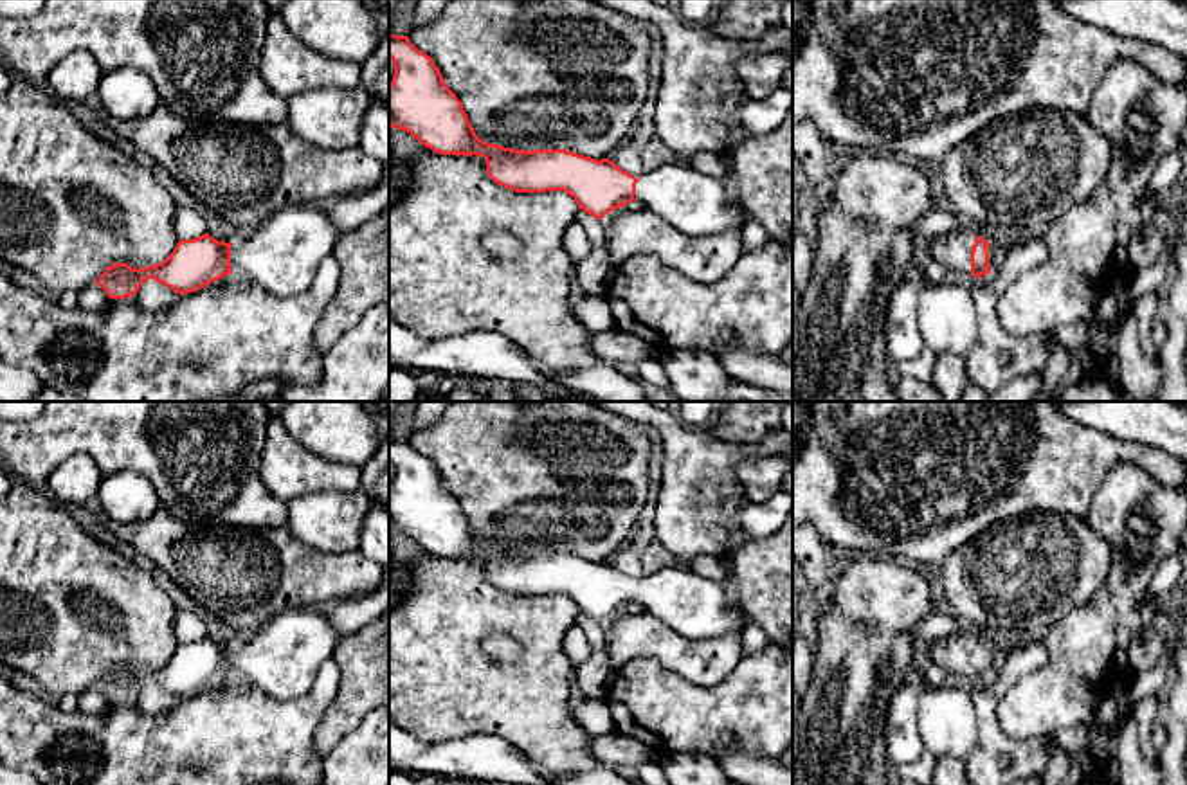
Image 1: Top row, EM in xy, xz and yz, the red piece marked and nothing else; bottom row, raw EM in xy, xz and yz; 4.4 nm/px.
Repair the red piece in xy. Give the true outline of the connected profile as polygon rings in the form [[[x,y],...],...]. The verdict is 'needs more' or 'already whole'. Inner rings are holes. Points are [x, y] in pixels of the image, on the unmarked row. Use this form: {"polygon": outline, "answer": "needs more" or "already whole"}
{"polygon": [[[290,609],[232,646],[207,636],[180,643],[162,666],[144,672],[115,666],[95,686],[110,702],[135,699],[148,682],[184,699],[236,677],[288,700],[310,691],[317,670],[333,657],[340,639],[326,612]]], "answer": "needs more"}

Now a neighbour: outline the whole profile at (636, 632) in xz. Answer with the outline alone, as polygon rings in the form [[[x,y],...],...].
[[[627,607],[605,632],[605,646],[614,672],[632,657],[654,657],[699,686],[713,686],[726,679],[744,657],[740,634],[686,639],[656,616]]]

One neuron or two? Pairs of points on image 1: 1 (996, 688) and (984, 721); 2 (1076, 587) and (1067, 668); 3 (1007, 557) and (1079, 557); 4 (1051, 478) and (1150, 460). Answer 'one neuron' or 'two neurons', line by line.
1: one neuron
2: two neurons
3: one neuron
4: one neuron

